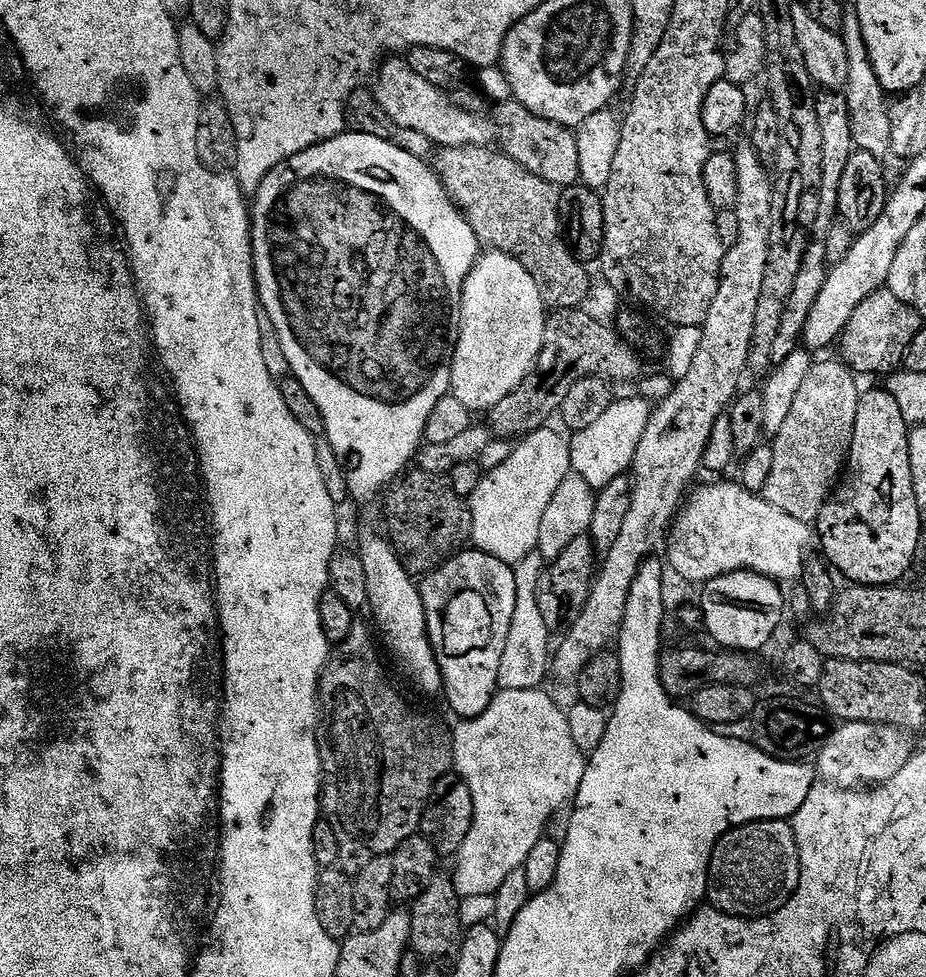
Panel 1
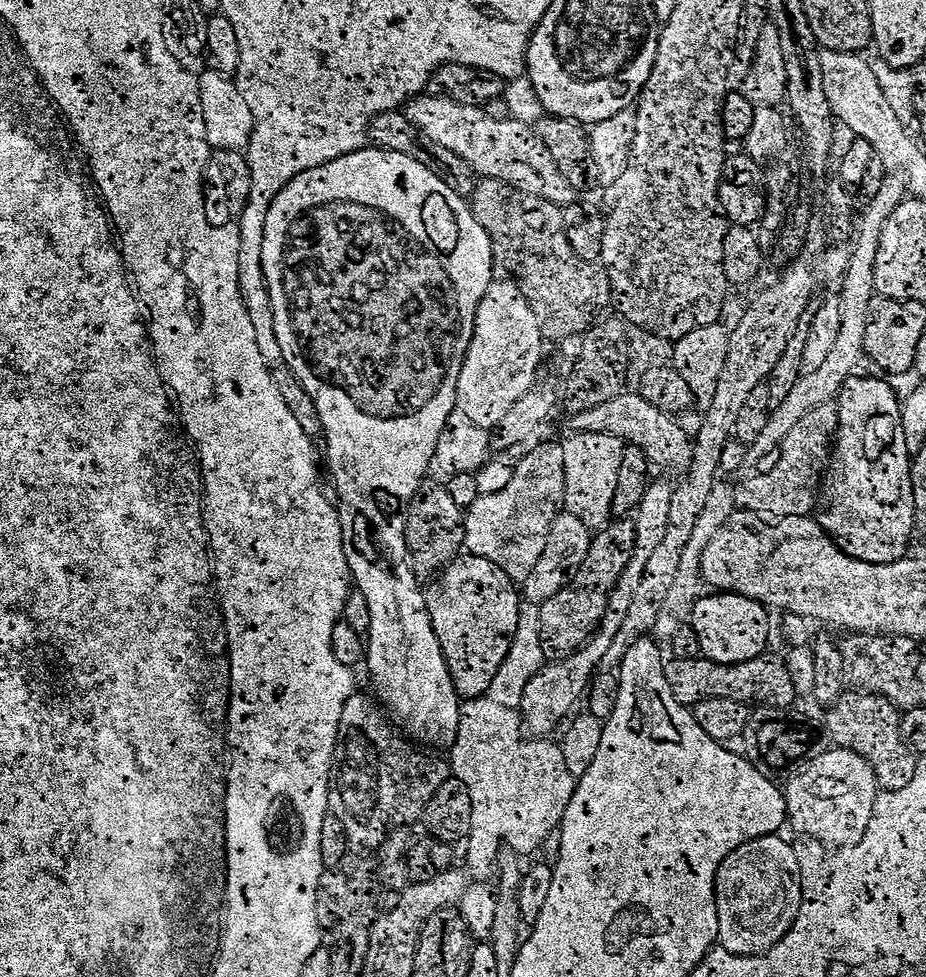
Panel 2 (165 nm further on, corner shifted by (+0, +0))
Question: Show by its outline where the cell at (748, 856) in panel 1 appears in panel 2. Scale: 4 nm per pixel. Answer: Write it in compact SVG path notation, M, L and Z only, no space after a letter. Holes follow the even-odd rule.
M783 835L763 836L757 840L746 842L742 846L738 846L738 850L731 852L722 862L722 866L716 875L716 904L720 907L718 914L718 926L720 927L720 938L718 941L719 947L725 948L728 952L738 953L744 956L766 956L774 946L778 946L778 942L782 942L782 938L786 938L786 934L794 926L794 922L800 913L800 903L804 897L804 873L800 859L796 857L796 848L793 845L788 845L783 840ZM780 868L784 868L784 884L776 884L776 875L779 874Z

